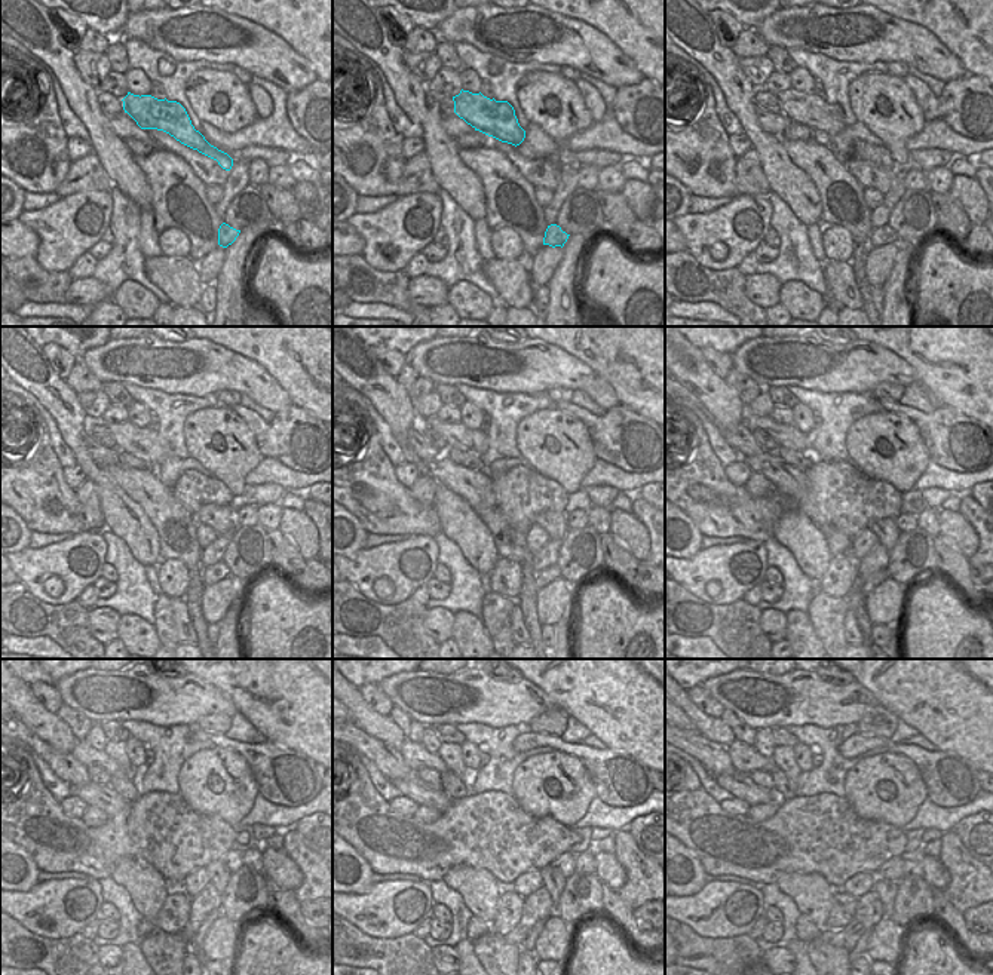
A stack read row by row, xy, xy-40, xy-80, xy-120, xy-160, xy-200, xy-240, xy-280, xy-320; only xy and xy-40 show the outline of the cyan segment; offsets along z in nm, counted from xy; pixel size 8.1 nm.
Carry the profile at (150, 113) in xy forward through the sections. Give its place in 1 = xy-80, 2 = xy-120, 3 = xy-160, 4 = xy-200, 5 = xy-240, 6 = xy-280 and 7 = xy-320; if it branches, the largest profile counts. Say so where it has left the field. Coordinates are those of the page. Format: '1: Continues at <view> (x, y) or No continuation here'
1: Continues at xy-80 (811, 110)
2: Continues at xy-120 (144, 442)
3: Continues at xy-160 (457, 437)
4: Continues at xy-200 (790, 437)
5: Continues at xy-240 (88, 756)
6: Continues at xy-280 (414, 754)
7: Continues at xy-320 (745, 759).

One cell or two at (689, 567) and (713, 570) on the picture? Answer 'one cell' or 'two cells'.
one cell

